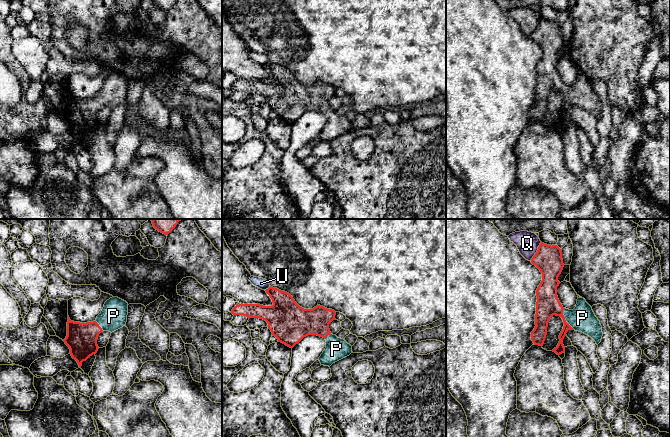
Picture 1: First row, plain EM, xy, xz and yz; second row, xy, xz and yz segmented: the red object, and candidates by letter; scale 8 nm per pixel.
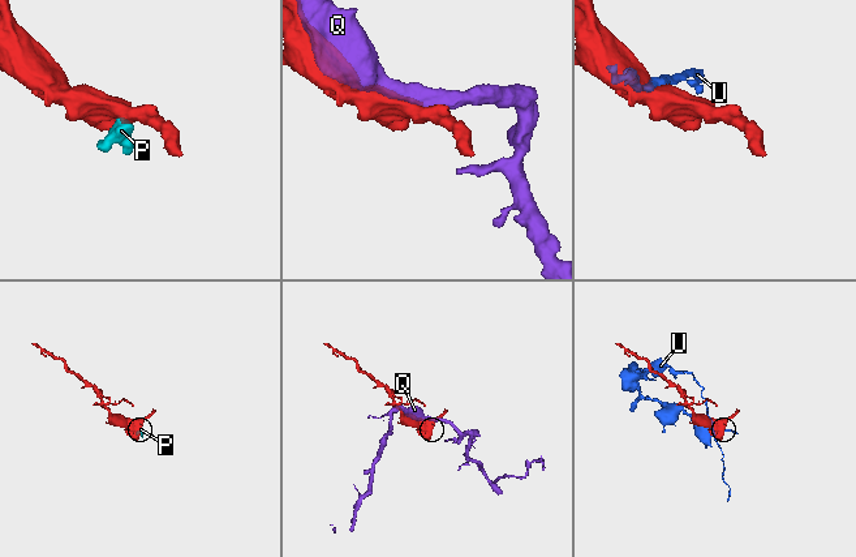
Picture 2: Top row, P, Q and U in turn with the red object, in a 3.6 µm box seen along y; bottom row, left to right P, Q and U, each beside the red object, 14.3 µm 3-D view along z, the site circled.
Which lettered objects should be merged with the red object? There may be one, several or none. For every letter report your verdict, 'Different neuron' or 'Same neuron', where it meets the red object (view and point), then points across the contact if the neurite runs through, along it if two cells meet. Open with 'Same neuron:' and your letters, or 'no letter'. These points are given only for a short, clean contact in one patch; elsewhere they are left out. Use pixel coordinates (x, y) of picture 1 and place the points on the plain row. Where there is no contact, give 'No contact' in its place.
Same neuron: P
P: Same neuron. Touches red at yz (564, 95). Path across: yz (548, 80), (556, 84), (564, 95), (582, 94)
Q: Different neuron. Touches red at yz (537, 27)
U: Different neuron. Touches red at xz (268, 64)

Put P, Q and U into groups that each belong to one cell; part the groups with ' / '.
P / Q / U

